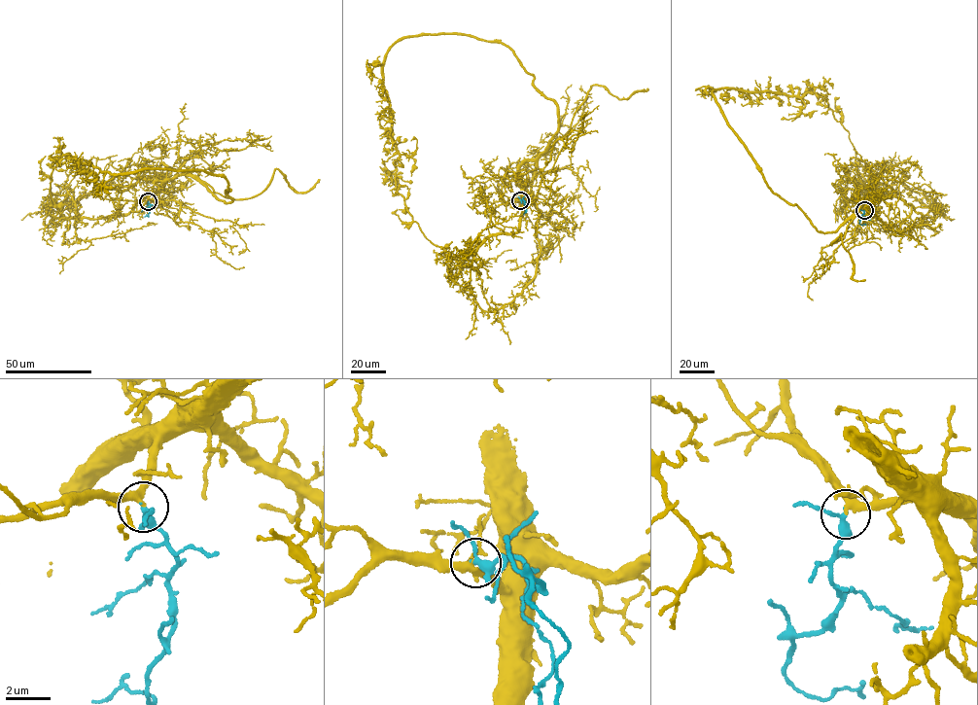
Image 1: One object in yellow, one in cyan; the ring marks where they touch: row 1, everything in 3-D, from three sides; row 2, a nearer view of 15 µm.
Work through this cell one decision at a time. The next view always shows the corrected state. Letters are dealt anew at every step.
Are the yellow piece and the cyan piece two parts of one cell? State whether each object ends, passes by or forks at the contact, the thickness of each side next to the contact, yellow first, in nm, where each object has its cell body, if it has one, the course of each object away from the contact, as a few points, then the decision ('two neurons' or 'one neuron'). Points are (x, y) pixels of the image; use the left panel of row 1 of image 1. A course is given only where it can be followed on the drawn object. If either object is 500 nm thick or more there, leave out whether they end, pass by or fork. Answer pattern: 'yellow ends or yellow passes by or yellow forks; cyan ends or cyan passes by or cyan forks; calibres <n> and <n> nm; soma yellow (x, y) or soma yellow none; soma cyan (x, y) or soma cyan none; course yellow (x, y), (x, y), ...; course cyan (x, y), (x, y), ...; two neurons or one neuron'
yellow passes by; cyan forks; calibres 280 and 200 nm; soma yellow none; soma cyan none; course yellow (148, 201), (185, 174), (232, 198), (203, 170), (112, 174), (68, 154), (50, 191), (67, 205); course cyan (148, 201), (149, 217), (143, 217); one neuron

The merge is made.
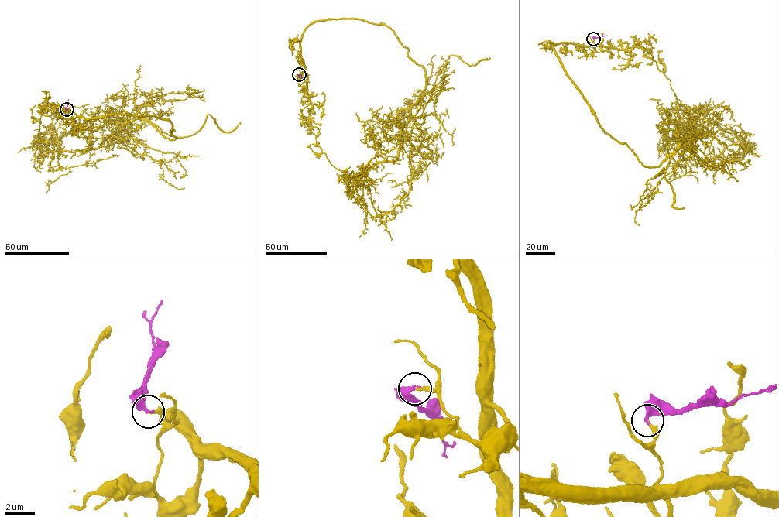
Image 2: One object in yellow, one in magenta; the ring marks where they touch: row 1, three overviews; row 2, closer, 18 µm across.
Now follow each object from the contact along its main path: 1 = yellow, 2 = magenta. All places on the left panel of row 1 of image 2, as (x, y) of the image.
1: (67, 109), (68, 118), (170, 122), (172, 139), (140, 119), (99, 147), (57, 156), (67, 168), (117, 156)
2: (66, 110), (68, 100)

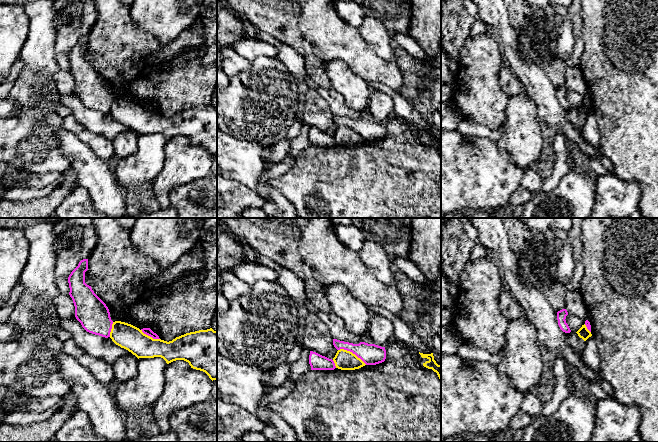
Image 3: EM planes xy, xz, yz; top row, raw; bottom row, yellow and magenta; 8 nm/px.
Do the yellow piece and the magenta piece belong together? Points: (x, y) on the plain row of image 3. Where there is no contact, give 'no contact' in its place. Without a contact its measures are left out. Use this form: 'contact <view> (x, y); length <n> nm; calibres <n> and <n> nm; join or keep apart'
contact xz (351, 128); length 260 nm; calibres 160 and 170 nm; keep apart

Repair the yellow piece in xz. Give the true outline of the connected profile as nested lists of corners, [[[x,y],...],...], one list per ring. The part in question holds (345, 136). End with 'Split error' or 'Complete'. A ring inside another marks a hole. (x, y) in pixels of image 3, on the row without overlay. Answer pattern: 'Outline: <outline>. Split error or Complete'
Outline: [[[340,125],[333,134],[336,144],[341,146],[355,146],[366,140],[350,127]]]. Complete

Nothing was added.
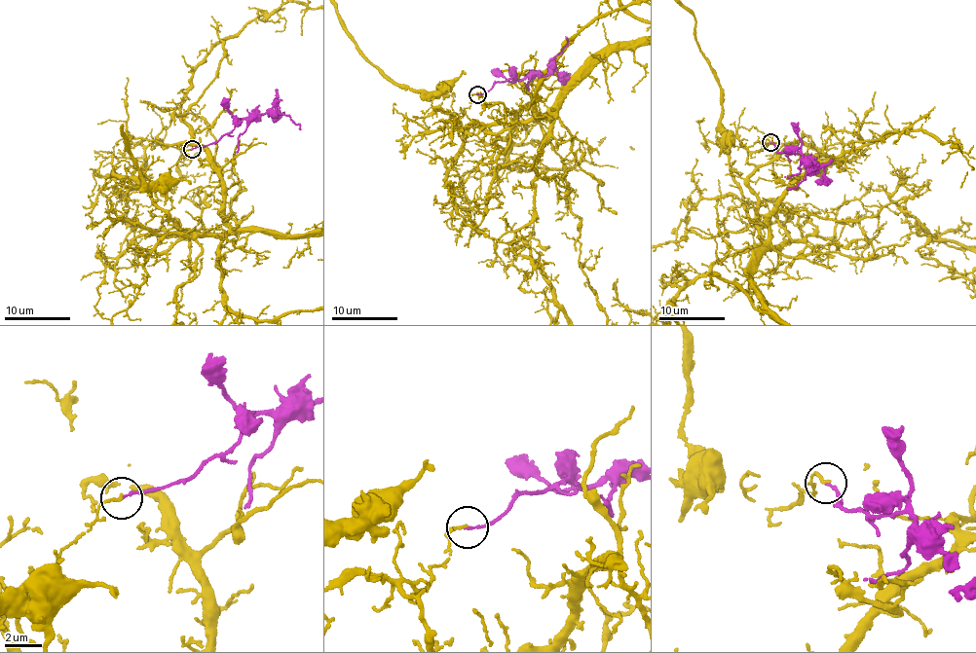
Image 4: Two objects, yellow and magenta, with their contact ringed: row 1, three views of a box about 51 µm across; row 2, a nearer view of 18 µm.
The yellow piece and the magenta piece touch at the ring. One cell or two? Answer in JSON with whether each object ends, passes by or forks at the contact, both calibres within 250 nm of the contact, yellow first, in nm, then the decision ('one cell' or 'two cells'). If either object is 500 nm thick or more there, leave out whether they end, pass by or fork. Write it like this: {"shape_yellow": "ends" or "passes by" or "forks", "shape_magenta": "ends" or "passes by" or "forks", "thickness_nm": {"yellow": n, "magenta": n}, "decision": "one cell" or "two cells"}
{"shape_yellow": "ends", "shape_magenta": "ends", "thickness_nm": {"yellow": 160, "magenta": 150}, "decision": "one cell"}

